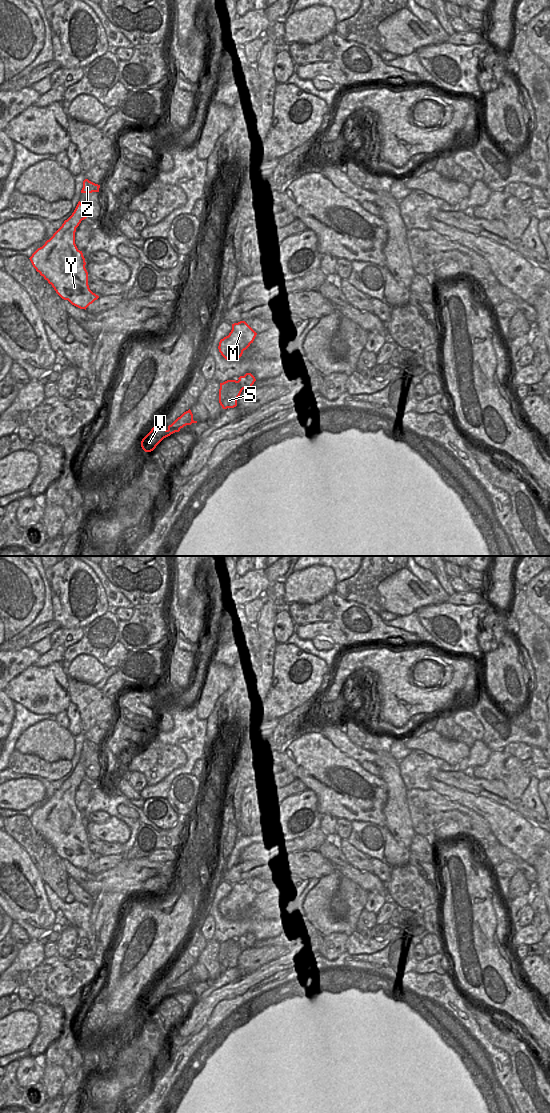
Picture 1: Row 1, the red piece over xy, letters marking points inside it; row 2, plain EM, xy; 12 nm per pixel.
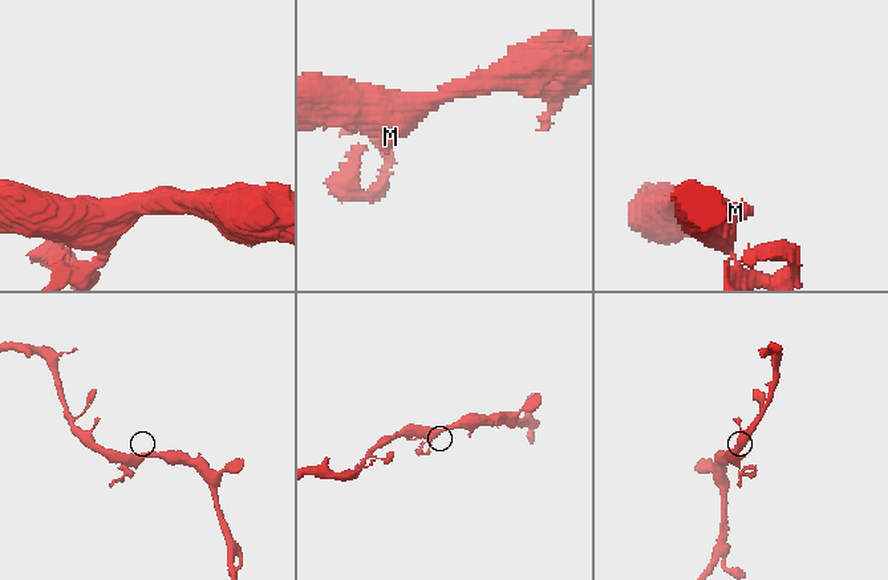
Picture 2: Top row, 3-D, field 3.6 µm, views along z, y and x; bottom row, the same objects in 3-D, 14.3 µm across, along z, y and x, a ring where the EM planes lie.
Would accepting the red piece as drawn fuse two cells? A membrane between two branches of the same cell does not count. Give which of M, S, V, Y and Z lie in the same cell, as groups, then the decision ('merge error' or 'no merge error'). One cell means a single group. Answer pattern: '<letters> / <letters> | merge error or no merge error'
M Y Z / S V | merge error

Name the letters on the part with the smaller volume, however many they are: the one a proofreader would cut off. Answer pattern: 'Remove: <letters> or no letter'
Remove: S, V

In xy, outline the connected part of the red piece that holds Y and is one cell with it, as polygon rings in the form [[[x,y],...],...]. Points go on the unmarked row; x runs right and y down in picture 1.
[[[79,761],[72,775],[29,818],[62,859],[85,870],[99,858],[89,848],[85,818],[75,804],[76,788],[86,778]]]

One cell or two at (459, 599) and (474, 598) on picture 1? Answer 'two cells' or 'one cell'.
one cell

